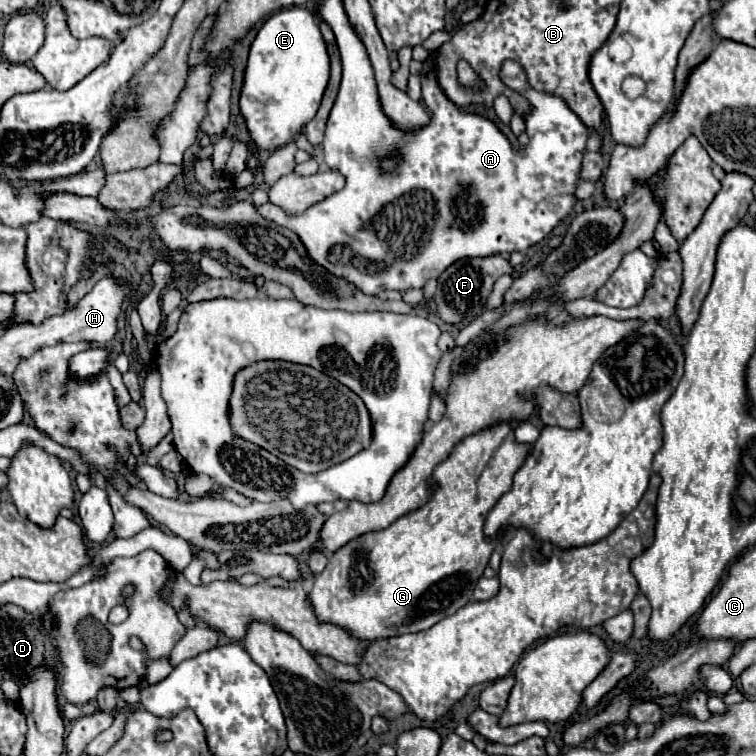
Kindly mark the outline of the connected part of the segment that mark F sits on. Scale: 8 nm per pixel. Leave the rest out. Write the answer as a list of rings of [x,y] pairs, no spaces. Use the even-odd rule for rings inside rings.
[[[494,255],[494,257],[476,257],[476,259],[460,259],[452,263],[440,277],[438,277],[438,287],[434,295],[434,303],[438,307],[438,315],[446,323],[460,323],[468,321],[482,315],[484,305],[488,295],[492,293],[492,287],[496,279],[504,273],[512,273],[514,267],[508,263],[508,257],[504,255]]]

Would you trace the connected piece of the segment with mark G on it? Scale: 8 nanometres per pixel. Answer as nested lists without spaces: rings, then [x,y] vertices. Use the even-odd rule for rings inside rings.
[[[502,425],[502,429],[490,429],[490,433],[476,433],[474,437],[462,439],[454,453],[434,471],[438,489],[424,507],[396,519],[386,529],[352,539],[330,555],[326,569],[316,577],[314,587],[308,593],[308,603],[312,605],[316,619],[348,631],[358,641],[374,643],[376,639],[430,629],[470,603],[474,585],[482,577],[498,543],[486,541],[484,537],[486,517],[498,499],[510,491],[510,481],[522,467],[526,455],[528,445],[516,443],[514,431],[506,429],[506,425]]]

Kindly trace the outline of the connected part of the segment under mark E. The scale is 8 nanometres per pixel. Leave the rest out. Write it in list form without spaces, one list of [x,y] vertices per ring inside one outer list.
[[[288,7],[274,13],[262,25],[250,47],[240,95],[240,111],[258,149],[274,151],[300,135],[300,129],[318,111],[328,75],[330,59],[312,11]]]

